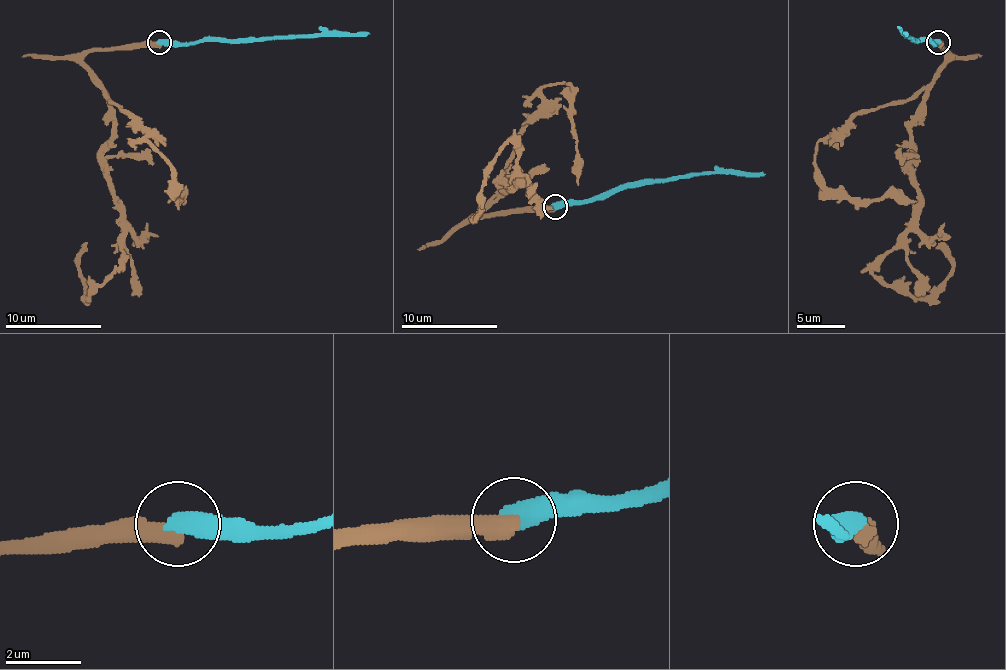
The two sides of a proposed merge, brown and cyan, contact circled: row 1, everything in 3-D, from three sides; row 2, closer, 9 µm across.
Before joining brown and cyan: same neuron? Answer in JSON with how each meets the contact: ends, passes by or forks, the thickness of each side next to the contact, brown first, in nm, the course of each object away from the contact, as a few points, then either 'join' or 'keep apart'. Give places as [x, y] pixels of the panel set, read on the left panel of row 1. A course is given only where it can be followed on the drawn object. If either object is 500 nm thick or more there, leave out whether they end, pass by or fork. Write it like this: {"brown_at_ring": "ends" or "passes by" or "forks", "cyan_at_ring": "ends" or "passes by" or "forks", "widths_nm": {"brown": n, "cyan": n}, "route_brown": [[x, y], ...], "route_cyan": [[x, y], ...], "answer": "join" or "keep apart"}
{"widths_nm": {"brown": 480, "cyan": 600}, "route_brown": [[159, 44], [84, 58], [113, 128], [103, 169], [122, 261], [86, 297], [79, 268], [86, 242]], "route_cyan": [[159, 41], [192, 44], [369, 32]], "answer": "keep apart"}

